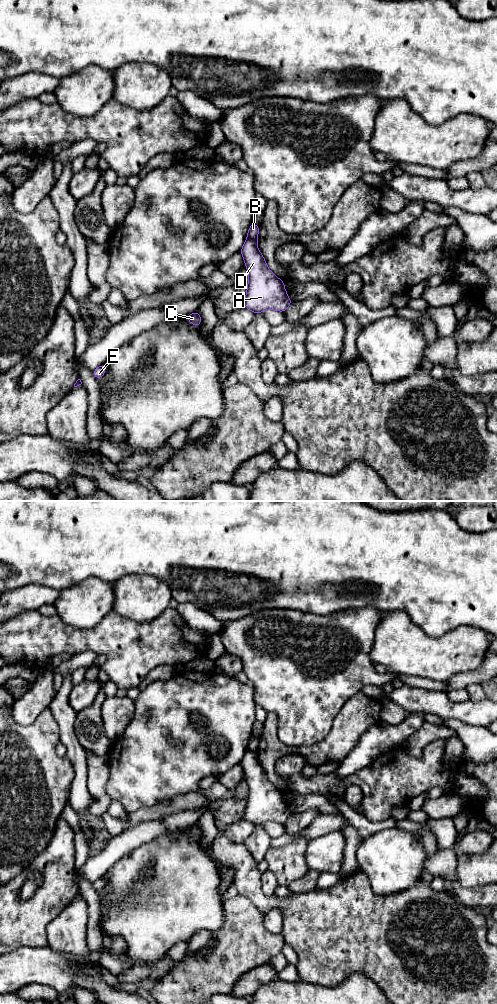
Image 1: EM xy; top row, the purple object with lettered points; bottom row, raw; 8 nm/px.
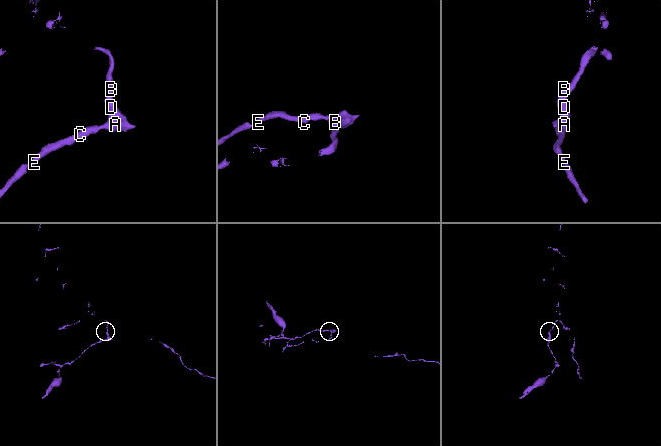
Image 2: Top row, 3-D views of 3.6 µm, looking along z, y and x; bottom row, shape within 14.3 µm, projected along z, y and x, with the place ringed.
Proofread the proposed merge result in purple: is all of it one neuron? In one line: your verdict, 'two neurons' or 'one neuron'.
two neurons

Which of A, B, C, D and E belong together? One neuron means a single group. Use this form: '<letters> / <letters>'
A C D E / B

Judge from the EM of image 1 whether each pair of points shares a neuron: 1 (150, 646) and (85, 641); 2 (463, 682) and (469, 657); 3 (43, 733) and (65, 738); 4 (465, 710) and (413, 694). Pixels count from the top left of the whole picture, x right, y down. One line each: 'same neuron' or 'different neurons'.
1: same neuron
2: different neurons
3: different neurons
4: same neuron

